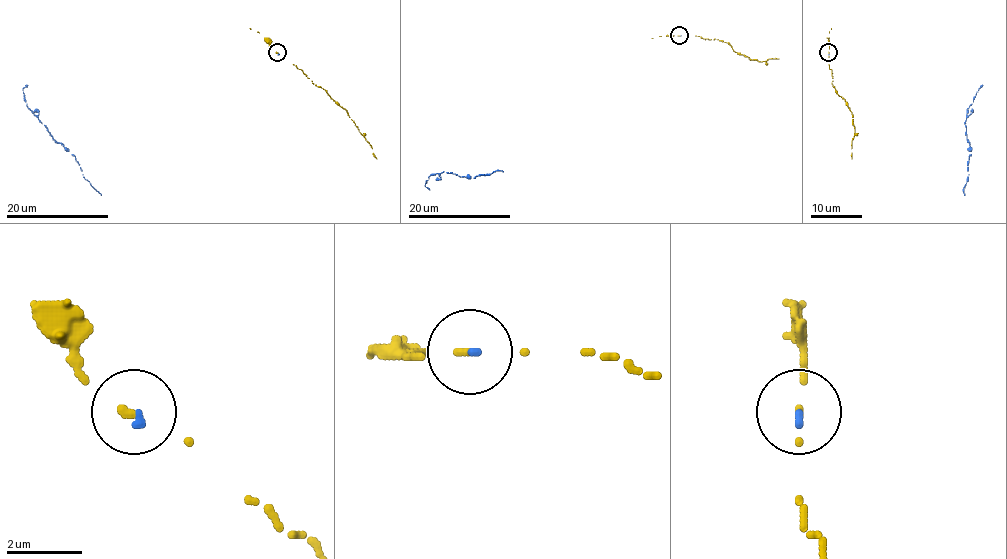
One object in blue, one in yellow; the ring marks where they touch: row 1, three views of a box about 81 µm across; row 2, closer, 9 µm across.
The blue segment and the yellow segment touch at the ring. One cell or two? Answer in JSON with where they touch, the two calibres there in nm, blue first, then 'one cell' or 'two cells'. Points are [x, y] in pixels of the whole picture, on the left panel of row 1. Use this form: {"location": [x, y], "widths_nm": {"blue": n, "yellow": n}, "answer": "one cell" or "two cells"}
{"location": [277, 52], "widths_nm": {"blue": 140, "yellow": 150}, "answer": "one cell"}

